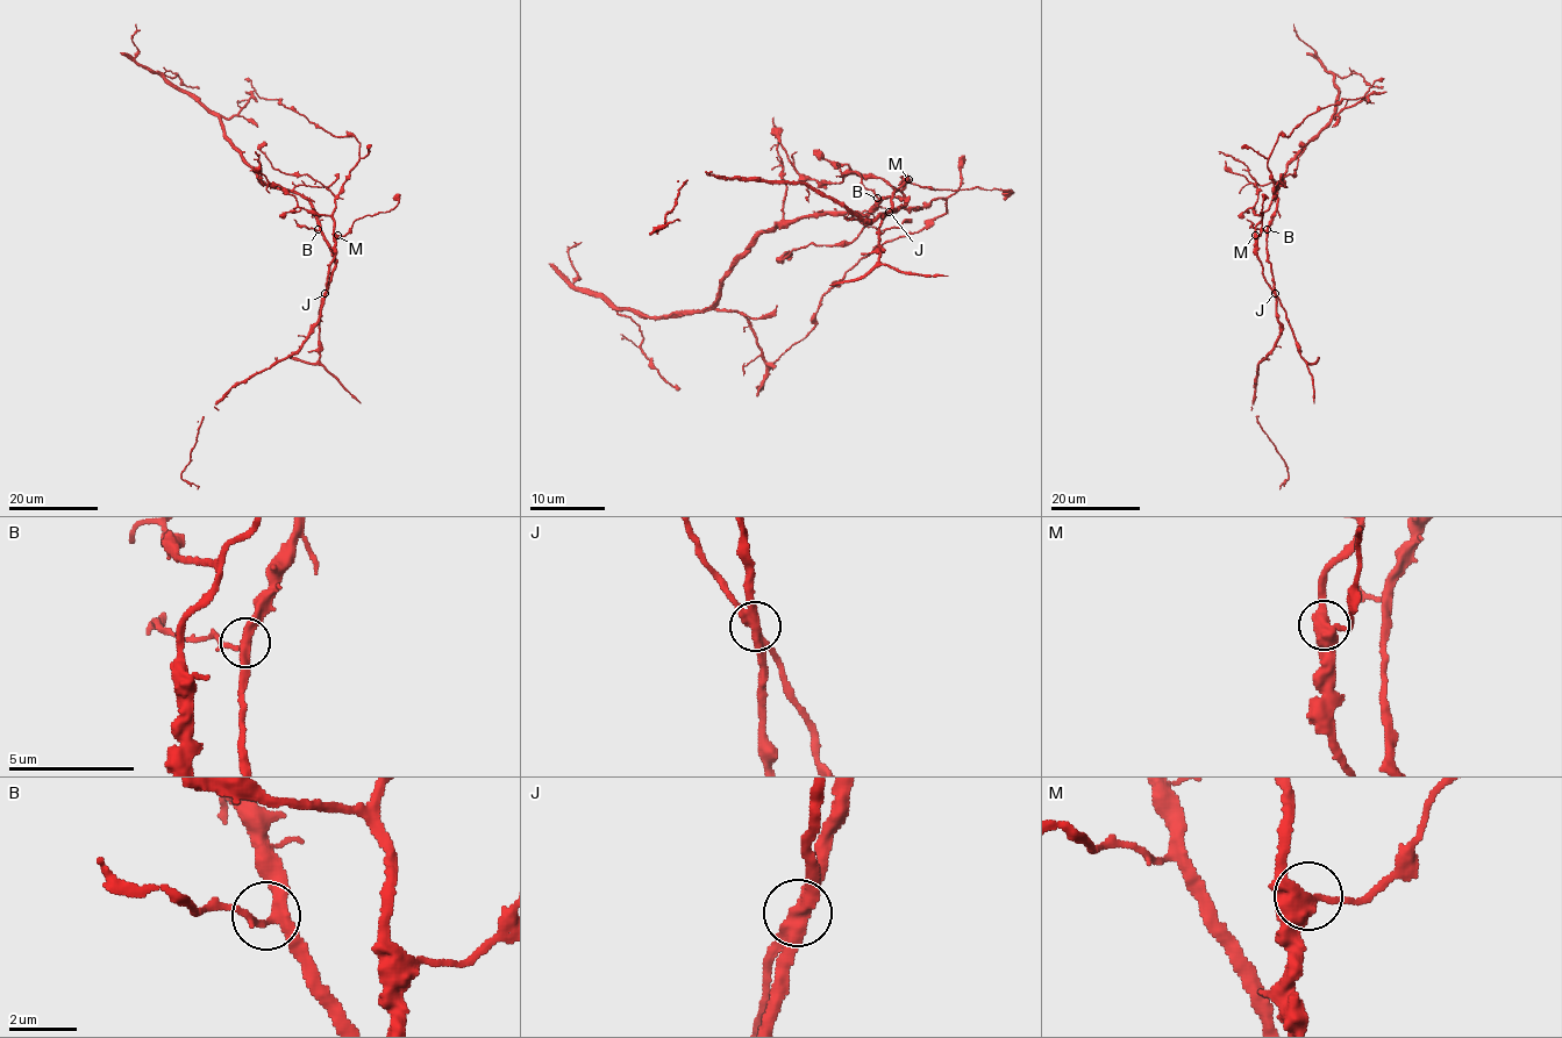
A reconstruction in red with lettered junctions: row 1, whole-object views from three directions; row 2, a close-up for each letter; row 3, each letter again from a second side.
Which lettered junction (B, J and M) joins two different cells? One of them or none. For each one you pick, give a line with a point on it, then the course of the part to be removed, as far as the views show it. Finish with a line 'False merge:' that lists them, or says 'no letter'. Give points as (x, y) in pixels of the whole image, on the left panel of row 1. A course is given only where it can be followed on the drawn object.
False merge: no letter

